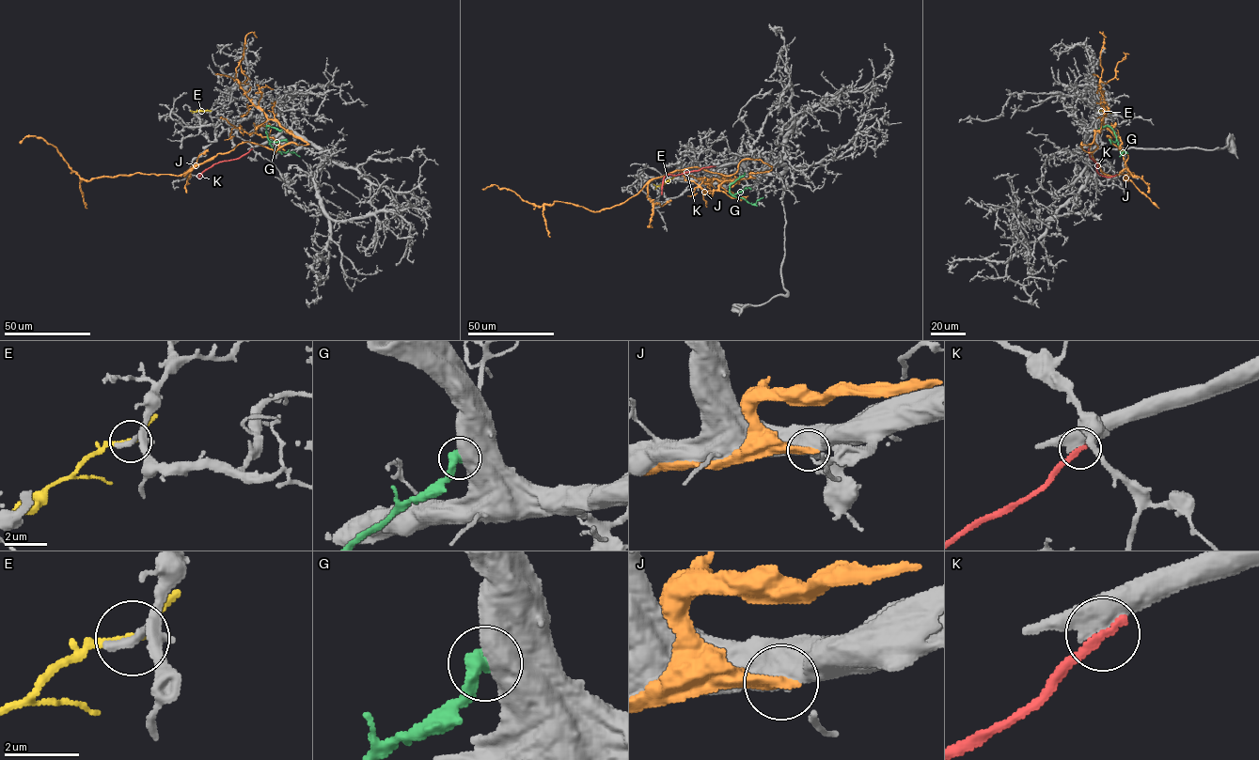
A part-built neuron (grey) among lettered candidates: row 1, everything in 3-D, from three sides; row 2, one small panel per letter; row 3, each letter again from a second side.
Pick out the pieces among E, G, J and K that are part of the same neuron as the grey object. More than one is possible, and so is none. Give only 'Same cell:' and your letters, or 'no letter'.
Same cell: no letter

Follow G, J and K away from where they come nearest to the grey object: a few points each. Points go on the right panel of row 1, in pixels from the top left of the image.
G: (1095, 130), (1108, 126), (1113, 131), (1120, 151), (1126, 151), (1119, 157)
J: (1099, 131), (1081, 147), (1093, 151), (1093, 142), (1101, 170), (1133, 174), (1126, 180), (1111, 143)
K: (1088, 149), (1090, 157), (1097, 164), (1096, 172), (1108, 177), (1116, 174)

